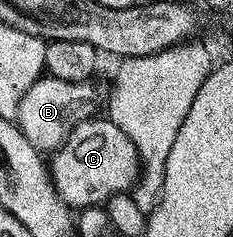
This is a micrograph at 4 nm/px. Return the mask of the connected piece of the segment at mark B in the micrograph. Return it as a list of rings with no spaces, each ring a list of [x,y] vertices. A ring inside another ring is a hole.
[[[40,76],[27,90],[22,91],[19,102],[19,131],[41,152],[54,152],[67,139],[69,132],[87,118],[96,117],[95,105],[99,94],[91,82],[70,82],[50,76]]]

